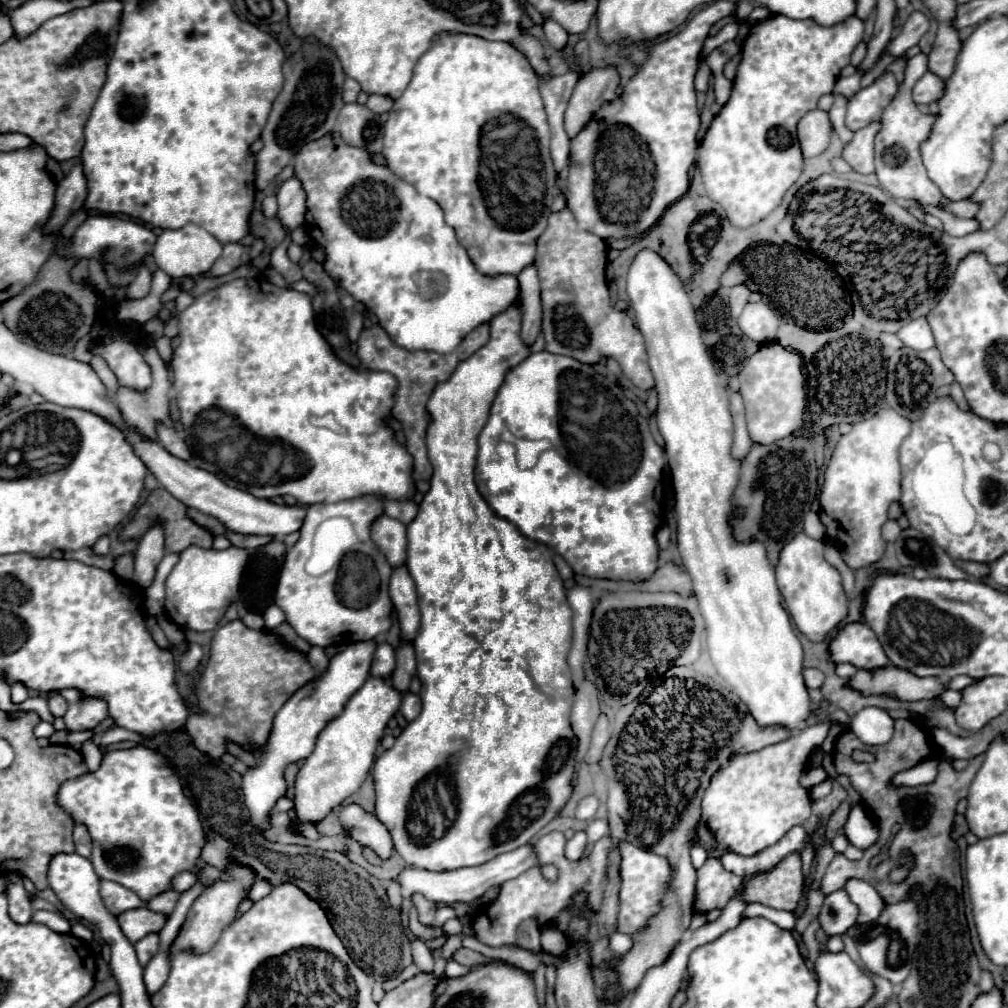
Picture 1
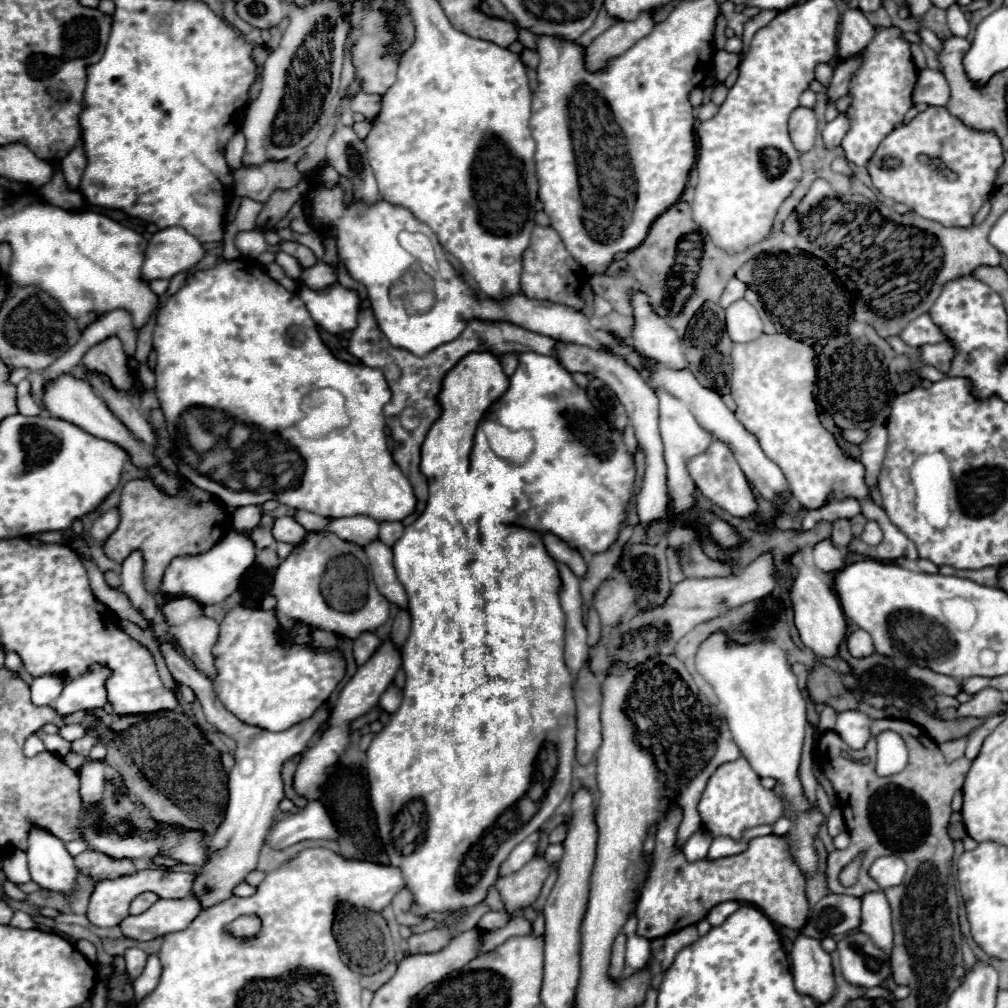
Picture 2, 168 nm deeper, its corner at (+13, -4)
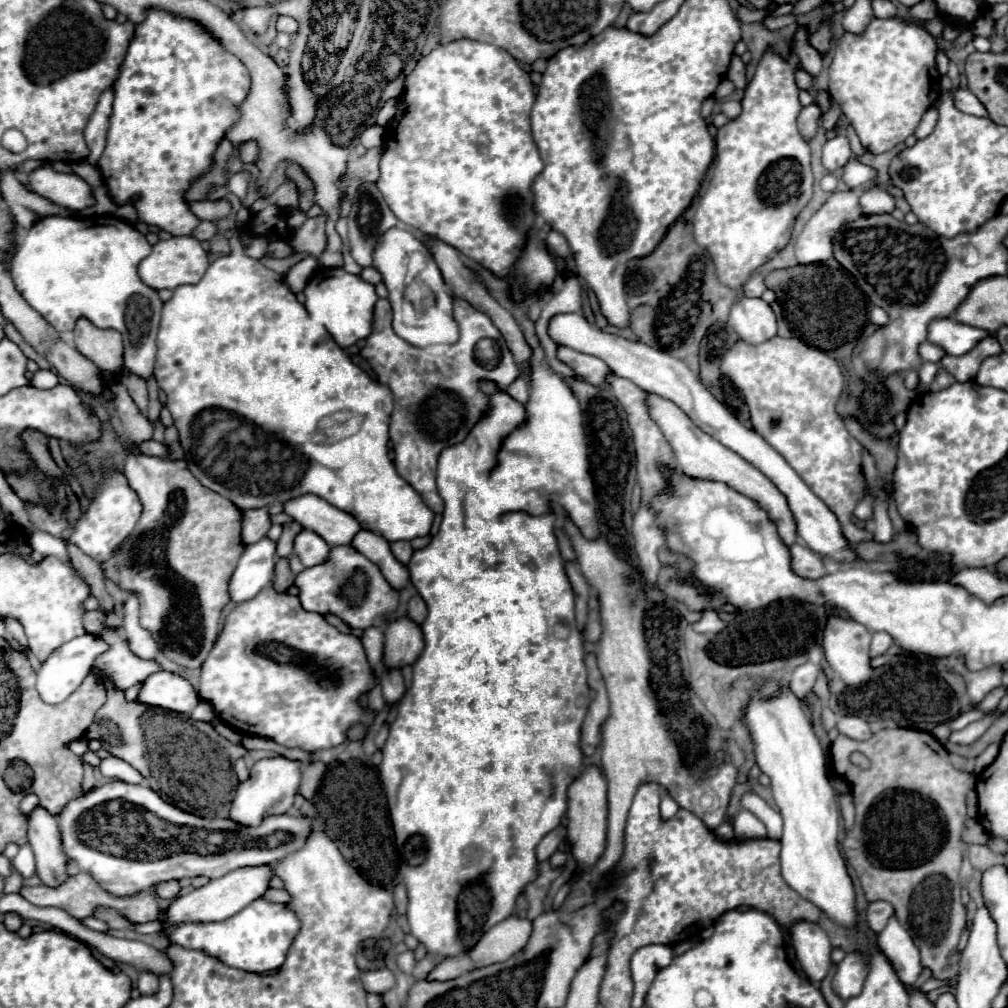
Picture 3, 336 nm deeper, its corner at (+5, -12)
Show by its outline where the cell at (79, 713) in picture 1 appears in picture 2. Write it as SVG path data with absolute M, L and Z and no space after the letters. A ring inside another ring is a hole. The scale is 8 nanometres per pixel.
M90 668L90 672L82 674L78 680L72 680L70 684L64 684L62 694L56 698L52 708L58 712L58 716L70 716L78 710L96 710L106 706L106 690L104 680L110 672L106 668Z

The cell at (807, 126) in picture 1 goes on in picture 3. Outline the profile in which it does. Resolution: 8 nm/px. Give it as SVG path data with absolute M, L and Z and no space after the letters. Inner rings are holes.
M810 104L810 106L802 108L802 112L798 116L798 130L804 140L810 140L816 134L820 116L822 116L822 110L818 108L818 104Z

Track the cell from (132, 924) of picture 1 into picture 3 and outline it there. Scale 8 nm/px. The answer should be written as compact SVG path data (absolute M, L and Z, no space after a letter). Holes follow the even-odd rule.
M268 864L236 868L228 872L226 876L210 880L206 886L192 890L190 894L178 896L166 910L168 918L164 920L164 924L166 928L170 928L170 924L178 924L178 920L202 920L202 922L226 920L234 916L234 912L240 912L242 908L246 908L246 904L264 896L264 892L270 888L270 878L272 878L272 868Z

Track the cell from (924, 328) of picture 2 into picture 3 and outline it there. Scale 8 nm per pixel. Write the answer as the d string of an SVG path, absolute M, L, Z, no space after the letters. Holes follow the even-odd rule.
M946 320L934 322L928 328L928 342L942 346L950 356L962 356L970 352L986 336L990 336L990 332L966 324L946 322Z

